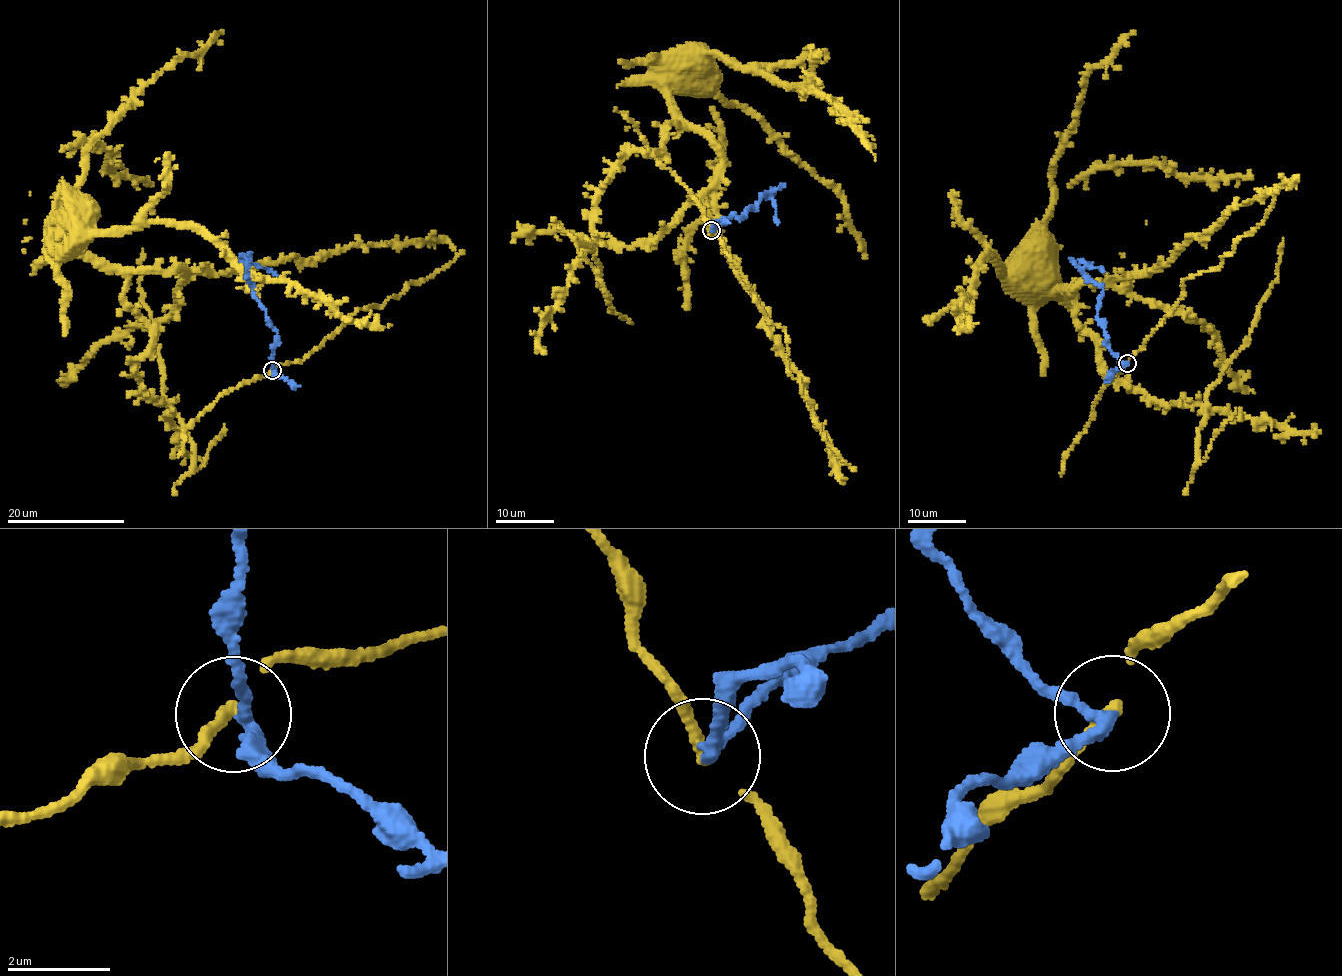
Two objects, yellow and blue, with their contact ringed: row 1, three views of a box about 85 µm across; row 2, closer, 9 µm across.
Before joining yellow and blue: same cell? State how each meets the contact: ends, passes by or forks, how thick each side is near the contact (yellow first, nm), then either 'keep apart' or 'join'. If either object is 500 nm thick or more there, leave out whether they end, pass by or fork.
yellow passes by | blue passes by | 160/200 nm | keep apart

